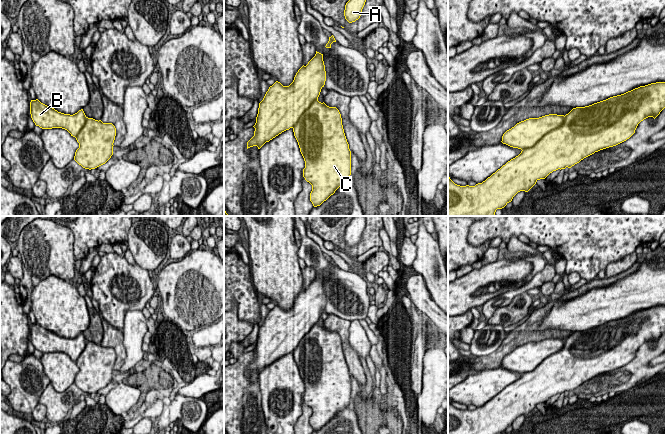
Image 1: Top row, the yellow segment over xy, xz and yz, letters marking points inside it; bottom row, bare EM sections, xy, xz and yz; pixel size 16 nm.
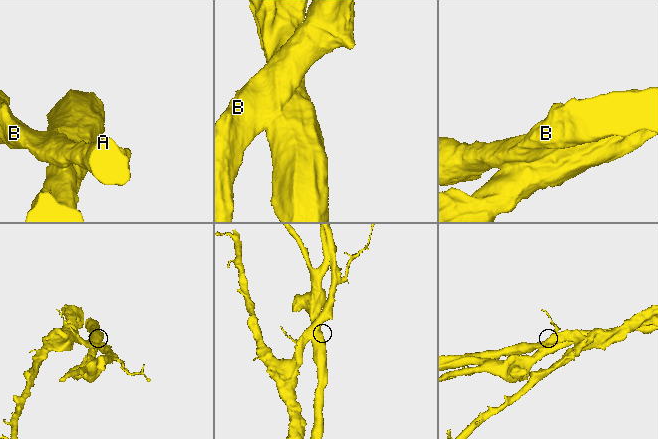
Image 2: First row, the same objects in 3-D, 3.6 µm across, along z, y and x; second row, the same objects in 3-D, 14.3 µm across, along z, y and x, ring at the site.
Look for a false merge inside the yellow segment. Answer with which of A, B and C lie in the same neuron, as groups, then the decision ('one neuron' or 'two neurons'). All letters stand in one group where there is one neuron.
A B / C; two neurons

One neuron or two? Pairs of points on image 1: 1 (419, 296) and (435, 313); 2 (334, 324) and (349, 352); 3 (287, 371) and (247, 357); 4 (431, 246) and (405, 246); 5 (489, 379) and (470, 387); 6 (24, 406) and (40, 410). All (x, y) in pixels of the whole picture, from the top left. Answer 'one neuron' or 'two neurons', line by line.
1: one neuron
2: one neuron
3: two neurons
4: two neurons
5: one neuron
6: two neurons

